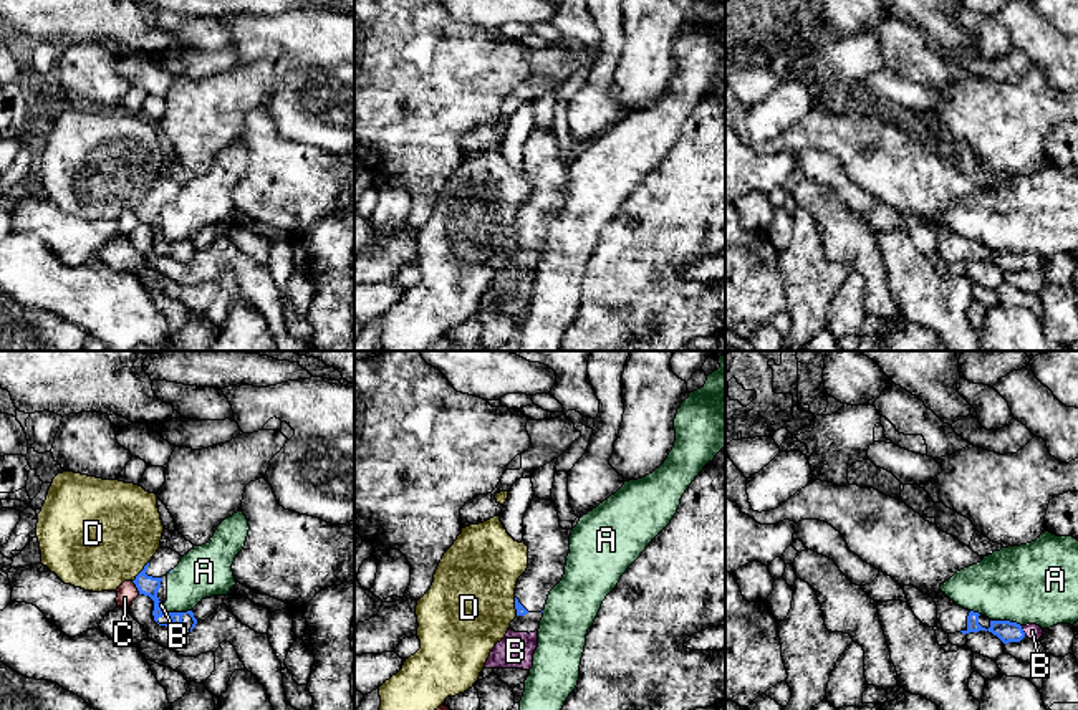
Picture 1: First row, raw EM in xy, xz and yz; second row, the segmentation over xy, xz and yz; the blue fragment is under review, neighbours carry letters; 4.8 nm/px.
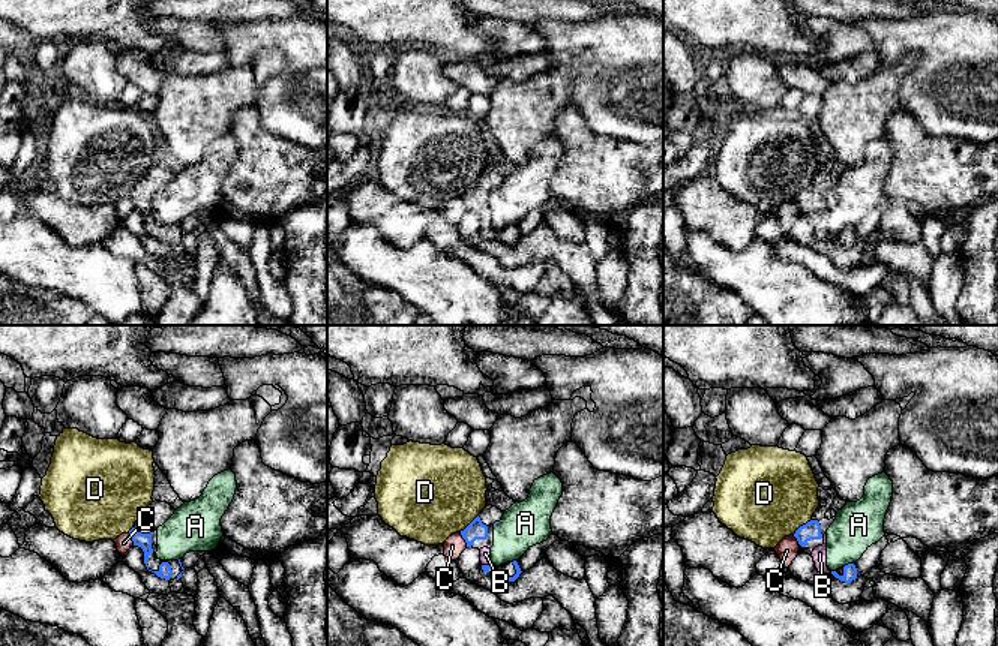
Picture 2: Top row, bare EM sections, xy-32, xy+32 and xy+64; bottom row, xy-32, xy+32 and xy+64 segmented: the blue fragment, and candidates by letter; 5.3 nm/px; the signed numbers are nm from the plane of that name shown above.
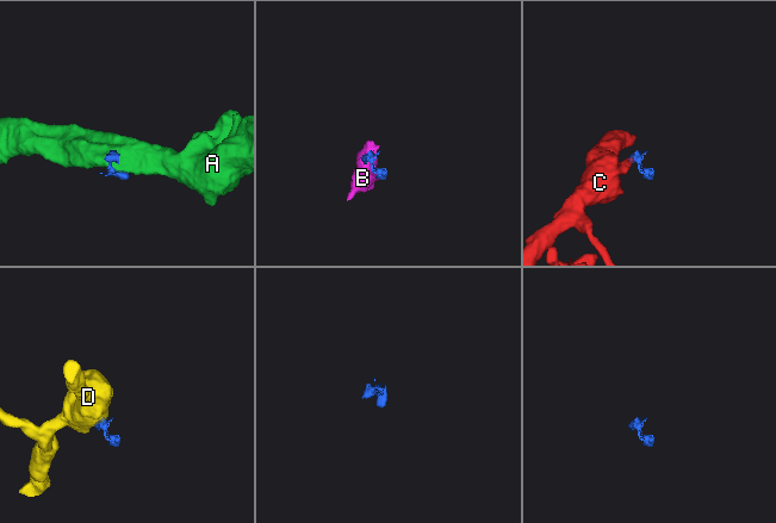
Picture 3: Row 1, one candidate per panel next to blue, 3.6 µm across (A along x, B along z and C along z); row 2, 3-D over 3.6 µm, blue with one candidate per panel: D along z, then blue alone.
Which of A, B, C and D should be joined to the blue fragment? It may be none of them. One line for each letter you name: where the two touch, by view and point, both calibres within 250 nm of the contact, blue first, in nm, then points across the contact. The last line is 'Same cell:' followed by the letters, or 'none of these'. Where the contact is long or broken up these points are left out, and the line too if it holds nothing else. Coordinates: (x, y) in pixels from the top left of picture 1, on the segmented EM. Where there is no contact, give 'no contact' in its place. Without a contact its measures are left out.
B: yz (1022, 631) | 100/80 nm | across yz (1005, 631), (1022, 631), (1032, 631)
Same cell: B

